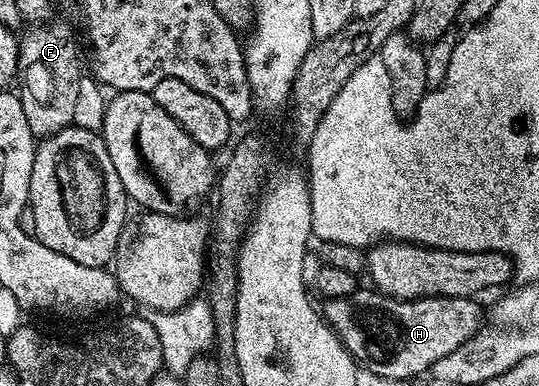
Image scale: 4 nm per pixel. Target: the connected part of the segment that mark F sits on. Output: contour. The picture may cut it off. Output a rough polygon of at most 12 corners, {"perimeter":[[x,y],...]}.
{"perimeter":[[69,24],[19,43],[17,91],[31,133],[72,124],[83,70]]}

